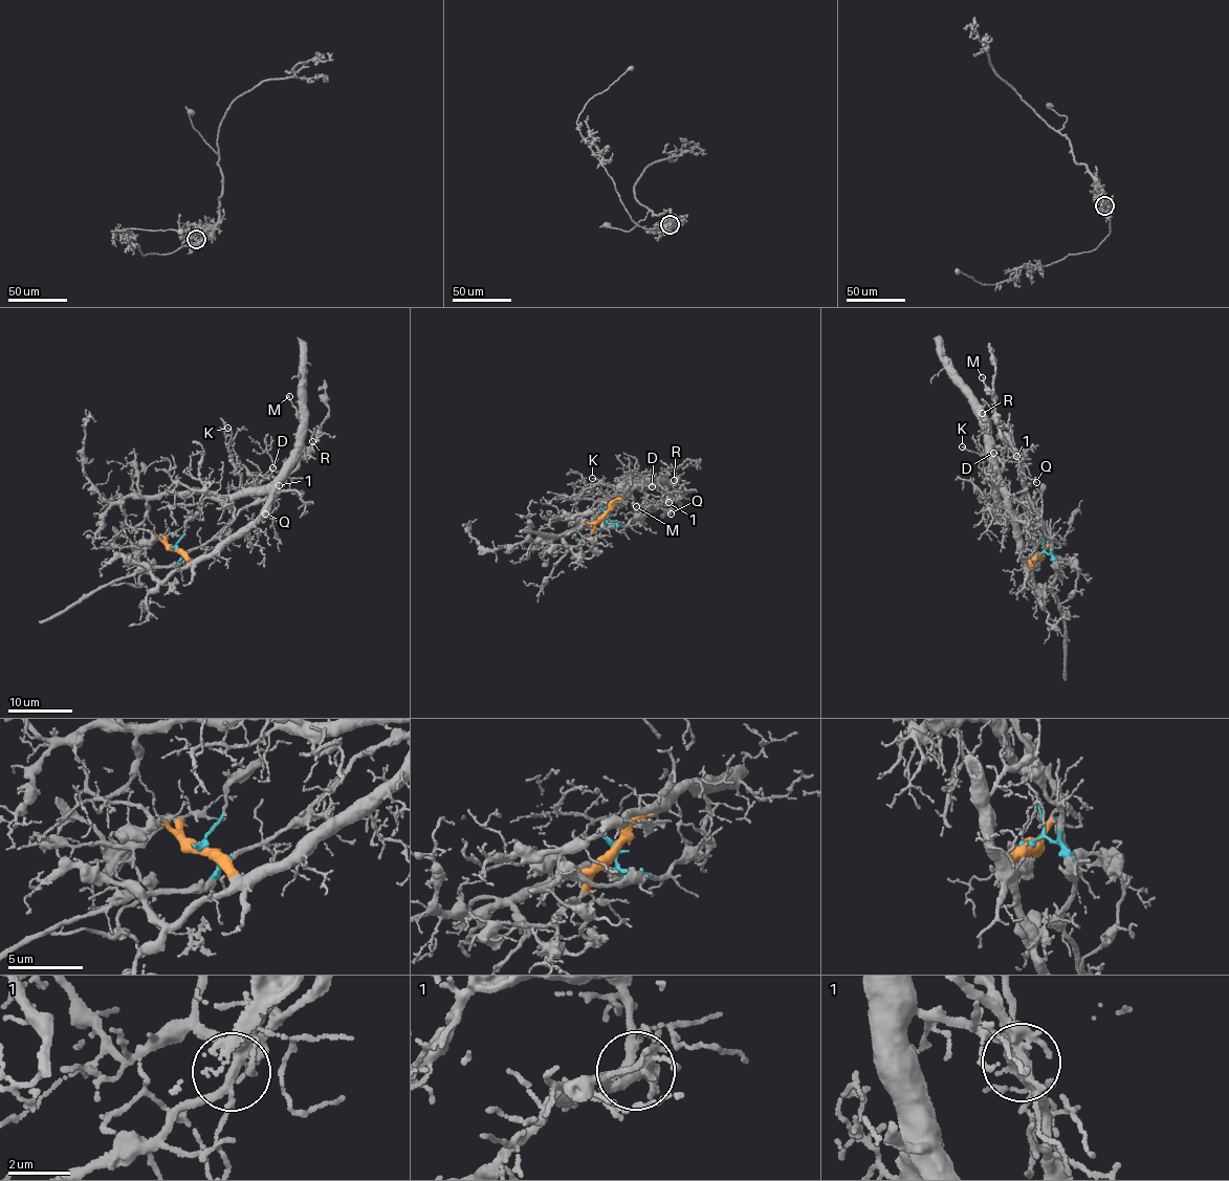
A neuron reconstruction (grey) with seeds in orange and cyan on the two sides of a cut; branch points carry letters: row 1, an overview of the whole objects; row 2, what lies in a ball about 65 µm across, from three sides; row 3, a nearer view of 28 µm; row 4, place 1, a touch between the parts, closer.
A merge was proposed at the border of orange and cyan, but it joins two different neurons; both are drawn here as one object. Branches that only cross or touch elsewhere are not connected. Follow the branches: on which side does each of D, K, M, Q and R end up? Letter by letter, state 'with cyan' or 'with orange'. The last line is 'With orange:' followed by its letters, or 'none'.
D: with orange
K: with orange
M: with cyan
Q: with cyan
R: with orange
With orange: D, K, R

